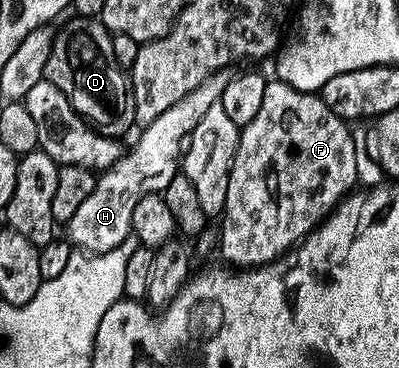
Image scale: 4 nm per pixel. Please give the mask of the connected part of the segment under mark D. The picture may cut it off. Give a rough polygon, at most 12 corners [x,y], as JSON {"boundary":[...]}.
{"boundary":[[97,17],[56,30],[44,80],[97,132],[124,138],[135,99]]}

